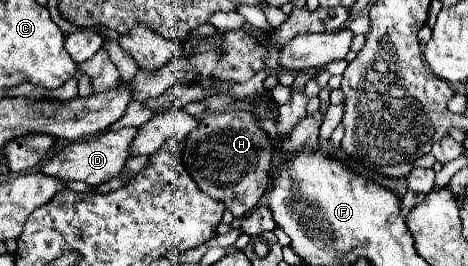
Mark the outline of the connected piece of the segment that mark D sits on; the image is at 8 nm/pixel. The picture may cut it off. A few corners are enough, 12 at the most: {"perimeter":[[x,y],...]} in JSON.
{"perimeter":[[136,128],[58,150],[40,172],[98,186],[130,158]]}

